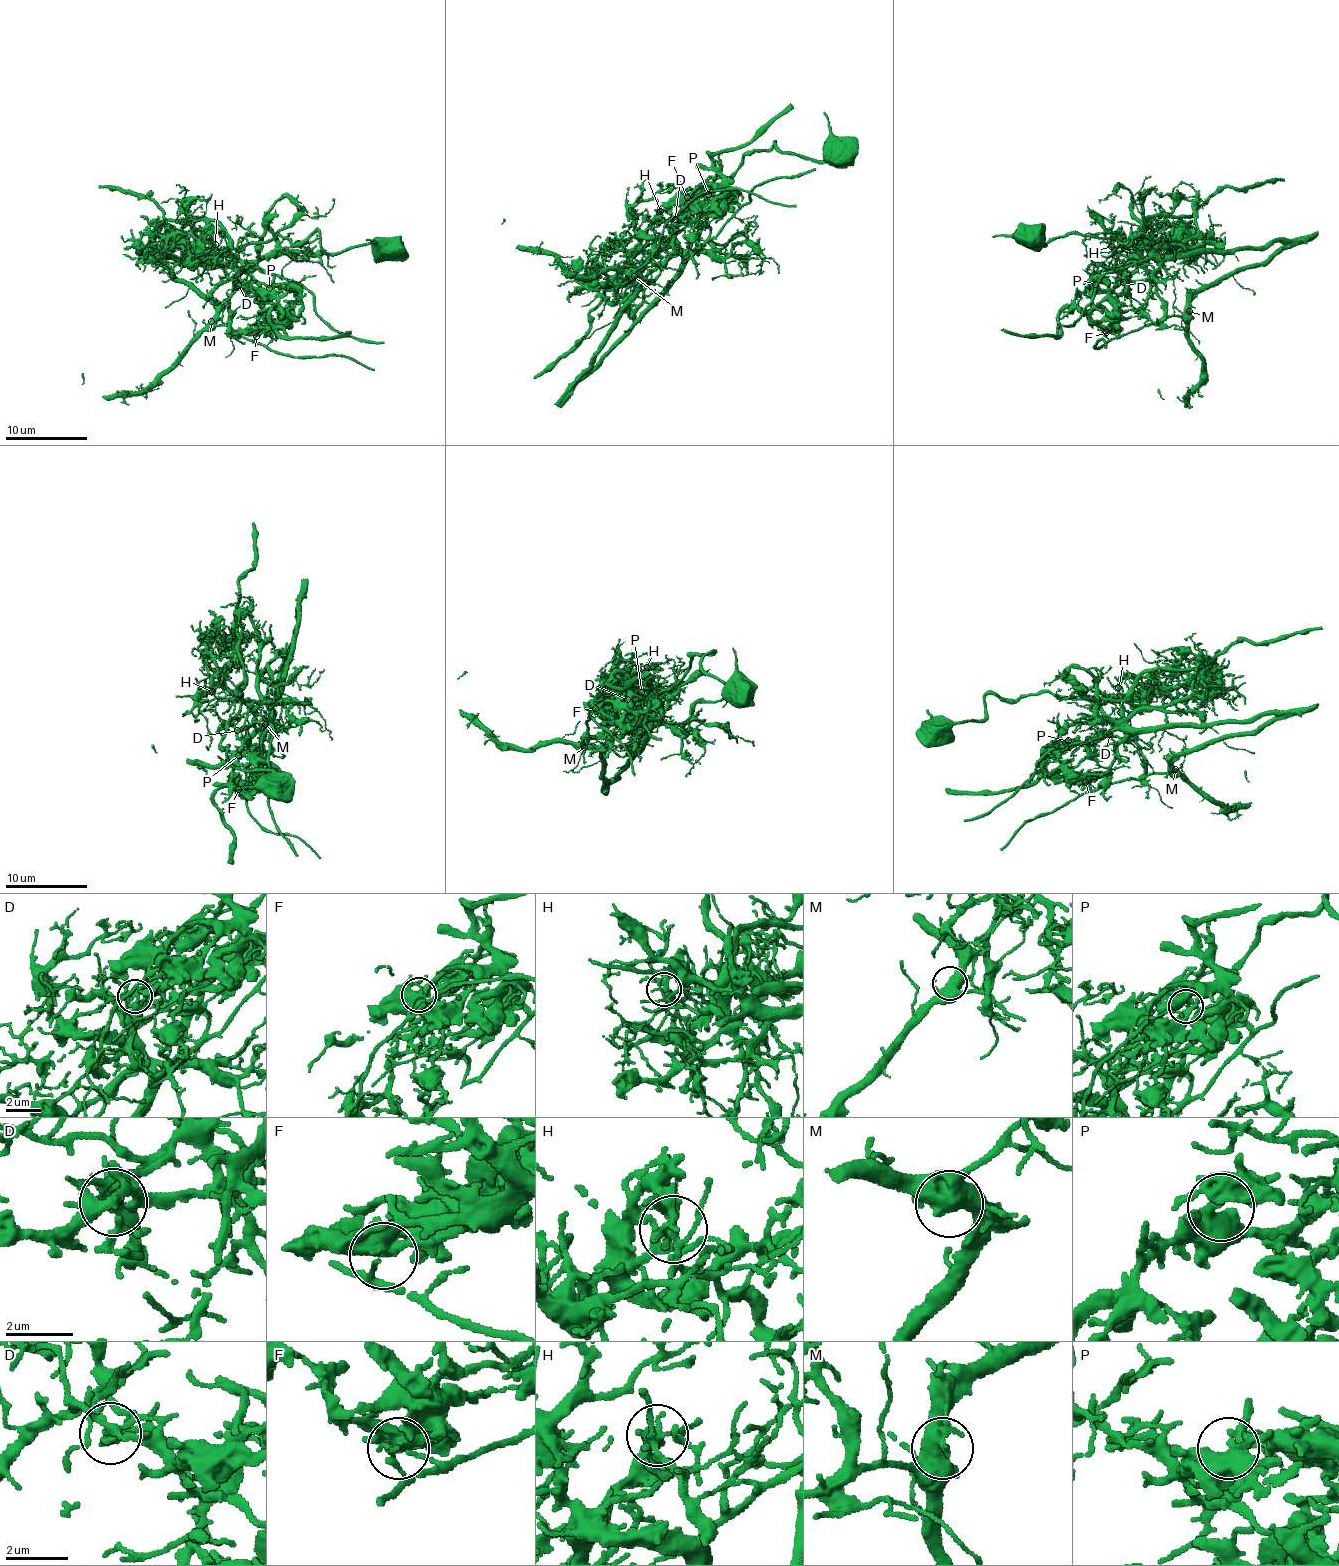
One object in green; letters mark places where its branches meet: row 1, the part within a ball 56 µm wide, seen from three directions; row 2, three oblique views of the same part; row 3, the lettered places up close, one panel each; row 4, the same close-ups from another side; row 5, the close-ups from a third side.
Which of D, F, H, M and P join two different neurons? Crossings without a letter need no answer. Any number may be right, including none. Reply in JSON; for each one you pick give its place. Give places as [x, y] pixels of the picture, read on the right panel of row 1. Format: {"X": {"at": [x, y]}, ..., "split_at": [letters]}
{"D": {"at": [1123, 282]}, "F": {"at": [1106, 332]}, "H": {"at": [1111, 246]}, "split_at": ["D", "F", "H"]}

